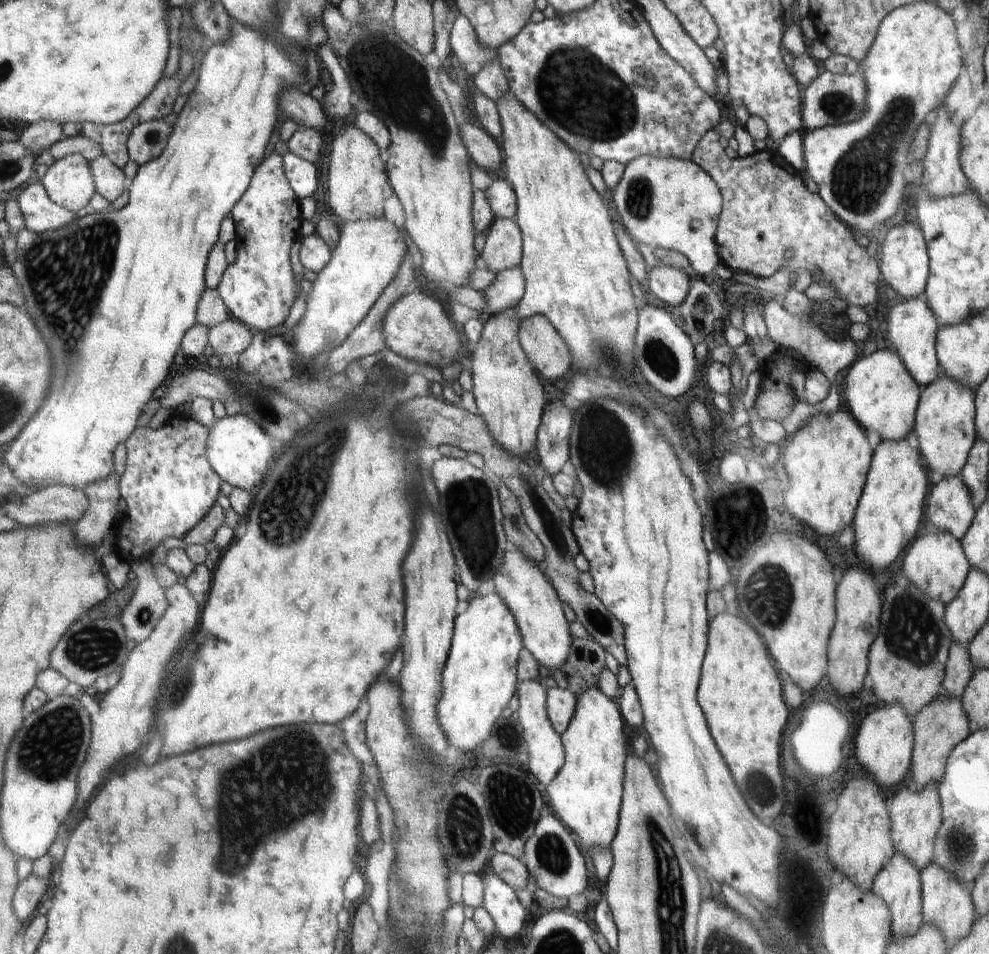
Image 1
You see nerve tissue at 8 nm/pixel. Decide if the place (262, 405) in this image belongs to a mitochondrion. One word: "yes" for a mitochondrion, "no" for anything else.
yes

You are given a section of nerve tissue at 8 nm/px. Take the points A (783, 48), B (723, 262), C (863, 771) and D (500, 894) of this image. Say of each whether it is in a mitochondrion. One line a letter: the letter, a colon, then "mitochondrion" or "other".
A: other
B: other
C: other
D: other

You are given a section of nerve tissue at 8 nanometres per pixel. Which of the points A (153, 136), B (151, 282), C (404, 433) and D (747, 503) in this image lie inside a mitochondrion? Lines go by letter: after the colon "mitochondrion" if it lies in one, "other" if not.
A: mitochondrion
B: other
C: other
D: mitochondrion

